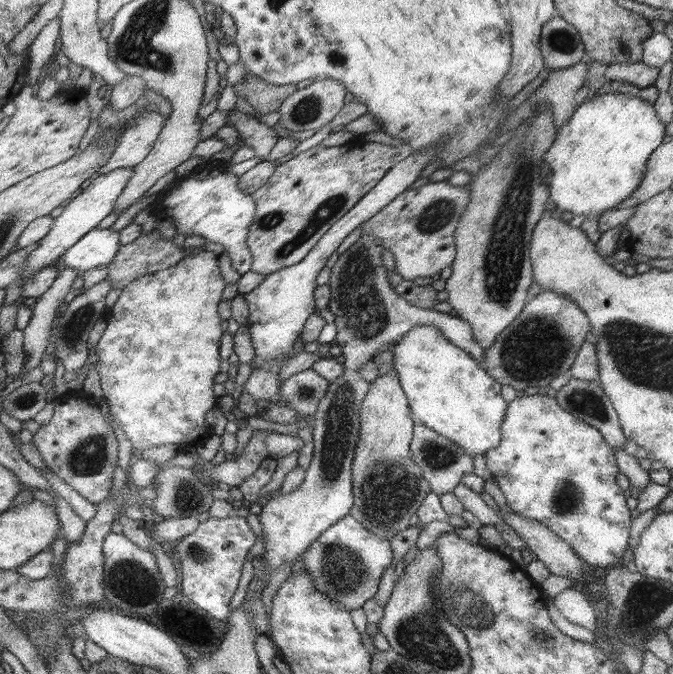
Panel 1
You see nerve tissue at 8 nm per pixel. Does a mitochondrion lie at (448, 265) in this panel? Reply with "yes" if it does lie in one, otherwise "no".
no

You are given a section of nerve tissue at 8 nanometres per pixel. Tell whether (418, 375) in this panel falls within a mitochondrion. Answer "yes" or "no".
no

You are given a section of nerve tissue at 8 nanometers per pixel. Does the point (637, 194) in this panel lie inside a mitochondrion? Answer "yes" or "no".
no

